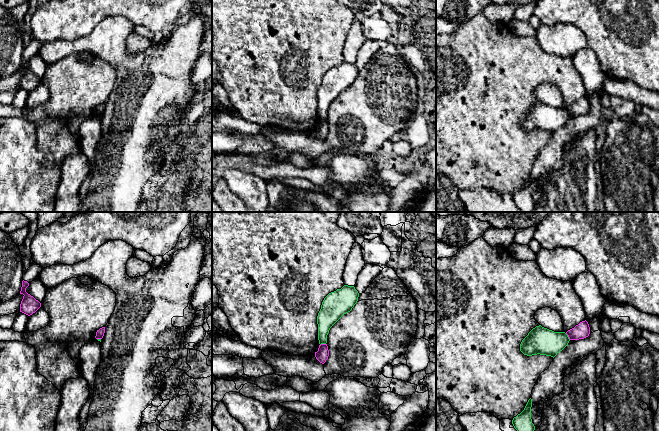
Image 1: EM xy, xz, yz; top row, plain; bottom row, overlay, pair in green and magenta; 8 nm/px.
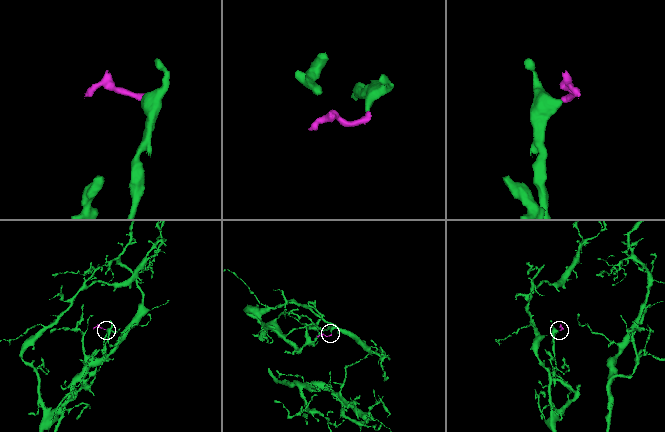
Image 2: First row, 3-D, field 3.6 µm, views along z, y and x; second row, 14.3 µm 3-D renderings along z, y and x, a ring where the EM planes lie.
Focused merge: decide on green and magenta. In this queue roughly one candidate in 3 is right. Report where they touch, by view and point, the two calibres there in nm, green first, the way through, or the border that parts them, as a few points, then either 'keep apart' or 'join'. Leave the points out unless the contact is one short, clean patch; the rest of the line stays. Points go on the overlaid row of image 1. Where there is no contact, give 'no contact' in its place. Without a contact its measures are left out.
yz (567, 336) | 220/120 nm | along yz (565, 333), (570, 339) | keep apart

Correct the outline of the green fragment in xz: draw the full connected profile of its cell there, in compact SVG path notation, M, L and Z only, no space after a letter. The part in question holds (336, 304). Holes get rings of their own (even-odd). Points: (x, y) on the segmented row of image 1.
M344 285L329 293L323 300L317 316L319 344L327 343L330 328L357 303L358 291L354 286Z

